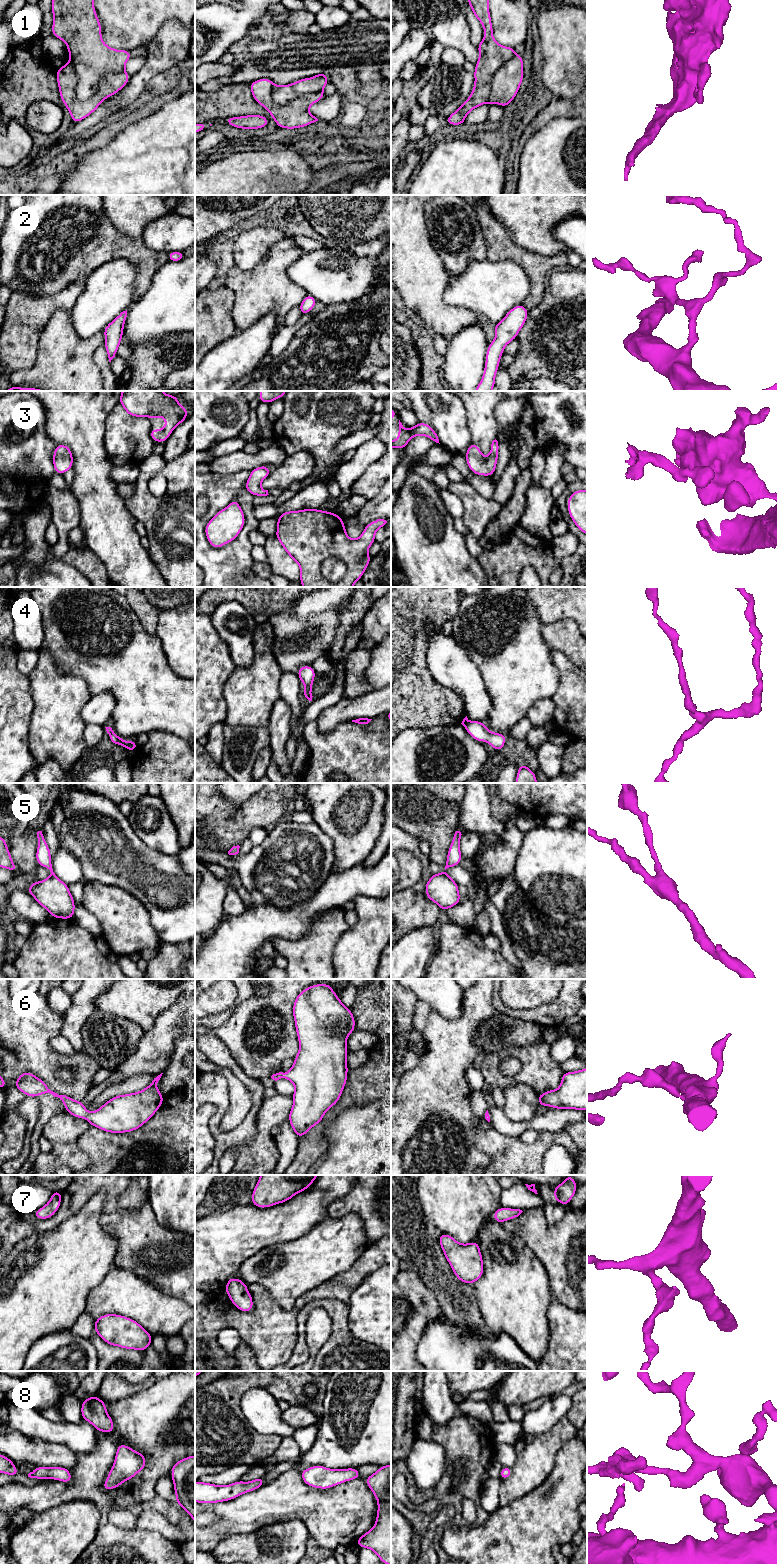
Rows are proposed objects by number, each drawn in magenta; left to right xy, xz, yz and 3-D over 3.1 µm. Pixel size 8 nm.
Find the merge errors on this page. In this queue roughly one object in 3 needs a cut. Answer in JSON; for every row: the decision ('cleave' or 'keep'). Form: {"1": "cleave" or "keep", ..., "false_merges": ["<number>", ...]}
{"1": "cleave", "2": "keep", "3": "keep", "4": "keep", "5": "keep", "6": "keep", "7": "keep", "8": "keep", "false_merges": ["1"]}

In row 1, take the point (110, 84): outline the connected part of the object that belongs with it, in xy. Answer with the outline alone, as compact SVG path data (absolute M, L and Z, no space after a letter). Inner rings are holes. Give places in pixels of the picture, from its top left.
M70 61L67 62L63 67L56 69L56 75L60 98L73 123L78 123L92 114L106 98L119 92L130 80L126 72L106 74L99 83L97 93L89 100L82 101L76 96L78 76L74 65Z

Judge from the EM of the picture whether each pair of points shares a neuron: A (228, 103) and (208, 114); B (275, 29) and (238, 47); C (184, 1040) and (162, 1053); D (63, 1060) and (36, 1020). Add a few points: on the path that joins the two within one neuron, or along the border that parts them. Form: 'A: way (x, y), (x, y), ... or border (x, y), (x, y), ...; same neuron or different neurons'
A: way (223, 103), (213, 109); same neuron
B: way (266, 30), (255, 32), (247, 40); same neuron
C: border (181, 1024), (174, 1053), (165, 1068); different neurons
D: way (51, 1055), (36, 1040), (36, 1032); same neuron

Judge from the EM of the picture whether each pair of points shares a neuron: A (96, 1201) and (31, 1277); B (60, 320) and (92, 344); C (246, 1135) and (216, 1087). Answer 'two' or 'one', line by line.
A: one
B: one
C: one

